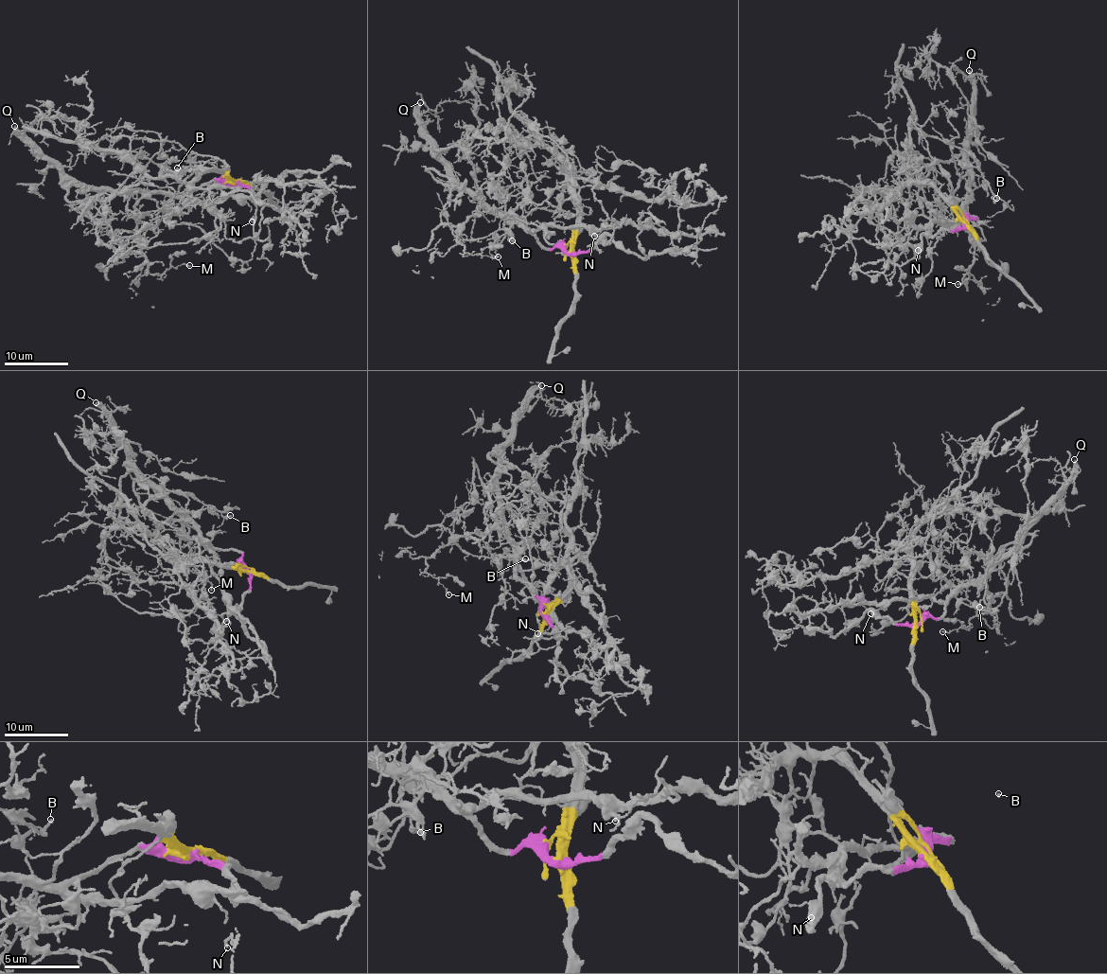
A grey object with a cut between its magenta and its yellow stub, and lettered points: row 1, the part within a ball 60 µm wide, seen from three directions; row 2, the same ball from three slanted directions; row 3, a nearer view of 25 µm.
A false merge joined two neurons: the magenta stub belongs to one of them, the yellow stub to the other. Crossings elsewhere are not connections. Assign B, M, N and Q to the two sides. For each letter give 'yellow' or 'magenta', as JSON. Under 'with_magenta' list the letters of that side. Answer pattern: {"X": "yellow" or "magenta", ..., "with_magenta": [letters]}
{"B": "yellow", "M": "magenta", "N": "magenta", "Q": "magenta", "with_magenta": ["M", "N", "Q"]}

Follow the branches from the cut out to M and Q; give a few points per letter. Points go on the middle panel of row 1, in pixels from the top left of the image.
M: (569, 252), (554, 246), (547, 248), (522, 224), (483, 207), (461, 226), (456, 242), (473, 256), (499, 256)
Q: (569, 252), (554, 246), (547, 248), (522, 224), (486, 209), (475, 197), (461, 190), (423, 124), (420, 102)

